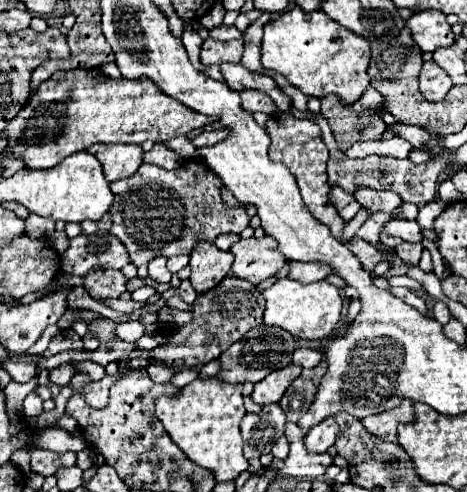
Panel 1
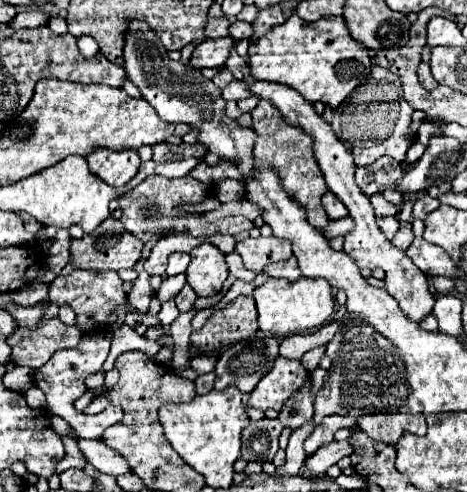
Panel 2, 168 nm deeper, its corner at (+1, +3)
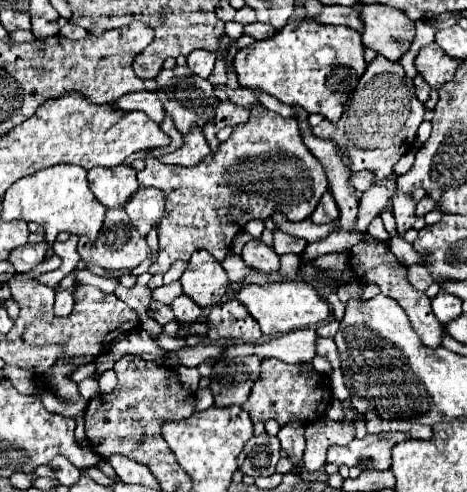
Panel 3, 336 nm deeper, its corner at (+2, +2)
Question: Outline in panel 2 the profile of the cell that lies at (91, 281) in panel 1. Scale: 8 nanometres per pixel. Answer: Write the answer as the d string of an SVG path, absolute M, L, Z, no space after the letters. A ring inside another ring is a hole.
M75 269L69 275L59 275L49 285L49 295L57 305L69 305L77 313L77 327L83 333L91 331L107 331L107 317L127 301L127 295L123 291L123 281L115 271L103 271L103 273L91 273Z

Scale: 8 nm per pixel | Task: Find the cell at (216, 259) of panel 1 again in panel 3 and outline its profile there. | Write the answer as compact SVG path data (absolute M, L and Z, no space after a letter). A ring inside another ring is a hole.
M202 250L194 252L180 282L182 282L182 292L190 296L200 308L210 308L220 304L230 284L222 264L214 260L210 252Z

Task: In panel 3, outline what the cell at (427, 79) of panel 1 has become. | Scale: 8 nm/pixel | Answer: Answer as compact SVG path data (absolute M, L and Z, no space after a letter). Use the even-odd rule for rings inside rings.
M416 74L416 78L414 78L414 86L416 86L416 96L418 96L418 100L420 100L420 102L426 102L432 88L426 84L426 80L422 80L420 74Z

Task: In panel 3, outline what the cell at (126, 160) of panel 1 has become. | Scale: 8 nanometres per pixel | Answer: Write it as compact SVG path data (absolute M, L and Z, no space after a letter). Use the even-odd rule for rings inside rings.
M120 164L118 168L92 168L88 170L88 182L94 196L106 208L124 206L138 190L136 170L130 164Z

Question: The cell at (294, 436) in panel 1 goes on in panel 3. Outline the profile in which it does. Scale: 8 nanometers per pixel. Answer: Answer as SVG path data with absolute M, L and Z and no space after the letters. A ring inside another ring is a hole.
M374 434L366 436L362 440L354 438L346 446L330 446L326 454L328 464L336 466L358 466L360 470L386 470L390 468L390 456L394 444L400 442L400 436L390 436L390 434Z

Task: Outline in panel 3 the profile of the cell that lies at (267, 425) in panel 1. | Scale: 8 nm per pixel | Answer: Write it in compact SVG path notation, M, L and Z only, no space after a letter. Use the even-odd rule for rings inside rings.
M262 432L260 436L252 436L244 444L246 460L242 464L242 472L250 476L270 476L276 470L276 462L280 460L280 444L276 436L270 436L268 432Z

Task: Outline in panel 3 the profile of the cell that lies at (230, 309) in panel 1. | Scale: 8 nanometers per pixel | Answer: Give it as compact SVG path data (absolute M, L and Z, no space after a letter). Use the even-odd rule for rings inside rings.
M238 300L224 302L220 306L214 306L206 316L206 338L210 342L218 340L244 340L244 342L256 342L260 340L260 328L258 322L238 304Z

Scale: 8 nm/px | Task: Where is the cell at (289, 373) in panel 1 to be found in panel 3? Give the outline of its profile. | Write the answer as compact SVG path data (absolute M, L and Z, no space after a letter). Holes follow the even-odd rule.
M268 358L262 362L260 378L254 382L250 398L242 408L250 414L252 422L274 418L280 426L298 418L302 422L314 422L326 416L328 404L332 400L332 388L328 378L314 370L312 364L284 364L276 358Z

